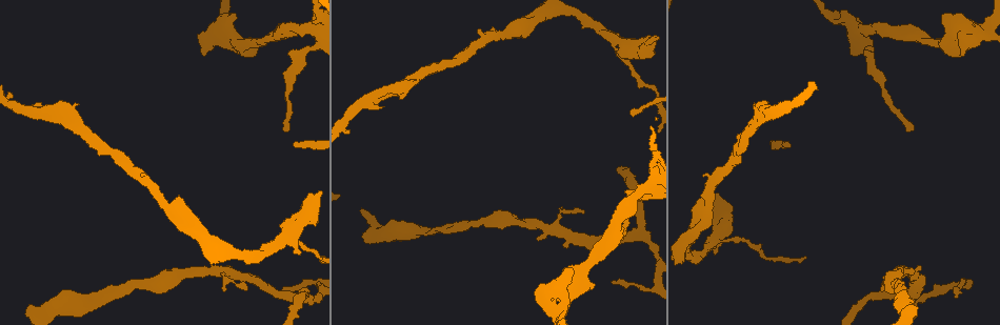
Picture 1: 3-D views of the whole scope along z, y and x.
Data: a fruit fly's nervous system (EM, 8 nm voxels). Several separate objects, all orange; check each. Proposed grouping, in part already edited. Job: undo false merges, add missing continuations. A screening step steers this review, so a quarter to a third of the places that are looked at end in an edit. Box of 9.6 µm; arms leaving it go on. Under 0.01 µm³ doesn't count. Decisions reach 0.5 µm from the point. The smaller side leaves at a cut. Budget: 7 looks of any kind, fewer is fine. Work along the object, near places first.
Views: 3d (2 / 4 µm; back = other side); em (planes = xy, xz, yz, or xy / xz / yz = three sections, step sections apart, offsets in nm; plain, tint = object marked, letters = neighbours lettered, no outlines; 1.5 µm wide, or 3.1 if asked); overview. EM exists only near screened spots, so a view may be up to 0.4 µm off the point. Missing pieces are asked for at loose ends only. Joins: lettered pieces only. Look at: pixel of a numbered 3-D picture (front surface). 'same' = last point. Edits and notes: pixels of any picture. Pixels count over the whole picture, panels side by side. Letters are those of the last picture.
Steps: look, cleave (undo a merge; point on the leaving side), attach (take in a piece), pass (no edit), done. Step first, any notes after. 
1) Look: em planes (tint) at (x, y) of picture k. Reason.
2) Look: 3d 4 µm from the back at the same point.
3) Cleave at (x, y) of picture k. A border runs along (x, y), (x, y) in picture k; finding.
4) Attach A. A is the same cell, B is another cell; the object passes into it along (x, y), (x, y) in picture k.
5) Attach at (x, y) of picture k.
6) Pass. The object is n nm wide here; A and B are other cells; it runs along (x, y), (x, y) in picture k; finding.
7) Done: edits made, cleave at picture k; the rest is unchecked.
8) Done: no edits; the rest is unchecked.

Look: 3d 4 µm at (286, 128) of picture 1.

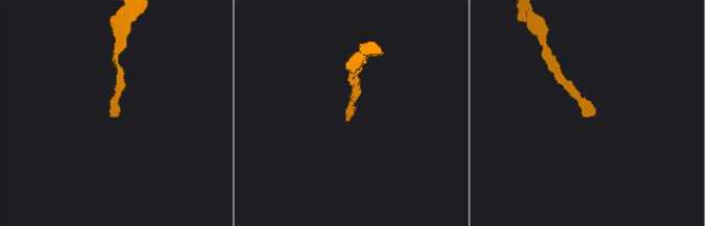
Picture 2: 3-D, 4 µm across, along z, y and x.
Look: em planes (letters) at (348, 120) of picture 2. Now the EM.

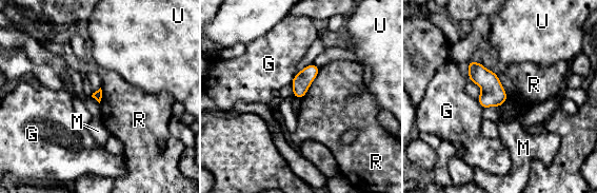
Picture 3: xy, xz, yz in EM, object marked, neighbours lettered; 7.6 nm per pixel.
Pass. G, M, R and U are other cells; a border runs along (320, 68), (317, 76), (301, 98) in picture 3; none of them fits.

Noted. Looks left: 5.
Look: 3d 4 µm at (649, 290) of picture 1. Abrupt turn.

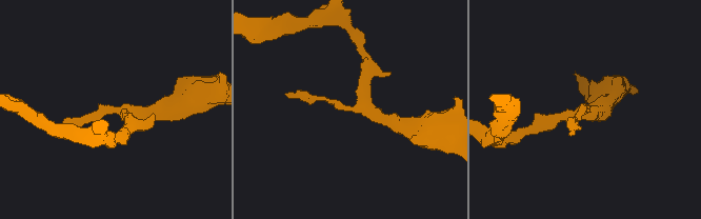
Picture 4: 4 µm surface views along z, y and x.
Look: em xz step 4 (tint) at (115, 112) of picture 4.

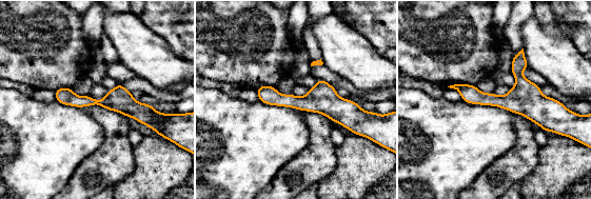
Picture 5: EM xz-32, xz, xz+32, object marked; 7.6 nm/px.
Look: em planes (letters) at the same point. Another direction.

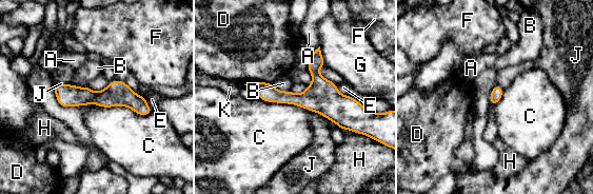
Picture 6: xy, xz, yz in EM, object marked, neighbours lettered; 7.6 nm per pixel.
Pass. The object is 90 nm wide here; A, B, C, D, E, F, G, H, J and K are other cells; it runs along (253, 84), (280, 97), (358, 104) in picture 6; continuous, no second cell.

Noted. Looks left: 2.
Look: em planes (letters) at (716, 253) of picture 1. Free end.

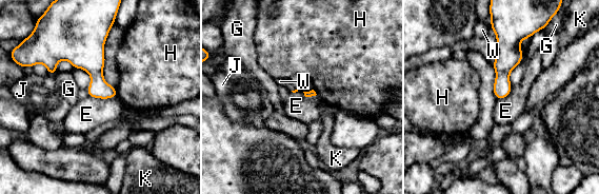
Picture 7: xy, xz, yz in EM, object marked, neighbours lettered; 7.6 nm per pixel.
Pass. E, G, H, J, K and W are other cells; a border runs along (87, 95), (94, 98), (116, 97) in picture 7; no lettered piece goes on from it.

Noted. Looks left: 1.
Done: no edits; the rest is unchecked.

